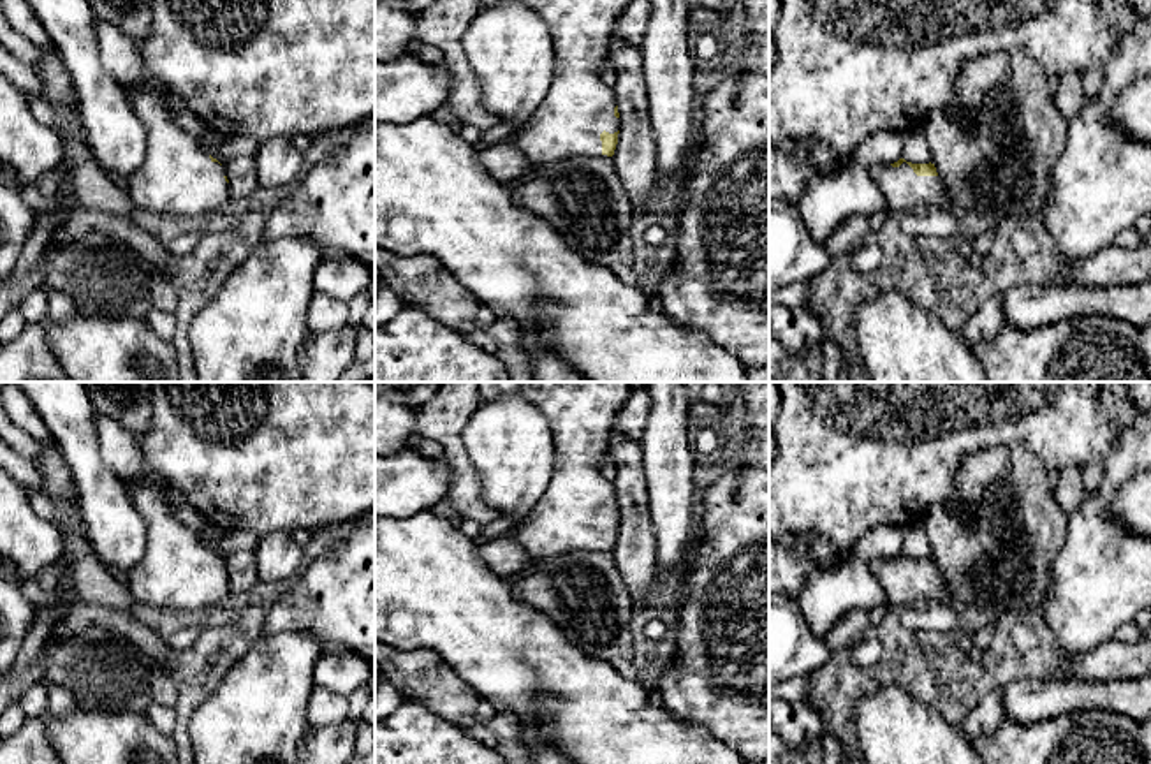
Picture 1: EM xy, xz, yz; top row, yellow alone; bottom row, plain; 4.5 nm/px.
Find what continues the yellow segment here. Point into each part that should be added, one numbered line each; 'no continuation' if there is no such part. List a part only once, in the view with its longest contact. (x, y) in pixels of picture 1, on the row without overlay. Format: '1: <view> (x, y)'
1: yz (903, 585)

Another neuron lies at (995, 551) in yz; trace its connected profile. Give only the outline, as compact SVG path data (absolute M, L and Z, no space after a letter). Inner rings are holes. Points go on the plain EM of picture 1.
M1021 444L980 449L961 459L954 489L961 500L957 509L938 503L929 507L920 521L929 539L931 558L945 579L954 604L964 611L1040 611L1051 586L1051 565L1063 546L1068 525L1045 465Z

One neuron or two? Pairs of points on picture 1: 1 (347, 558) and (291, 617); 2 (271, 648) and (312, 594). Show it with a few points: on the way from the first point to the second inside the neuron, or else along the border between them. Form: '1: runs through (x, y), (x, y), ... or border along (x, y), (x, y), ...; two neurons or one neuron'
1: runs through (335, 572), (305, 602); one neuron
2: border along (263, 634), (308, 631), (322, 641); two neurons

